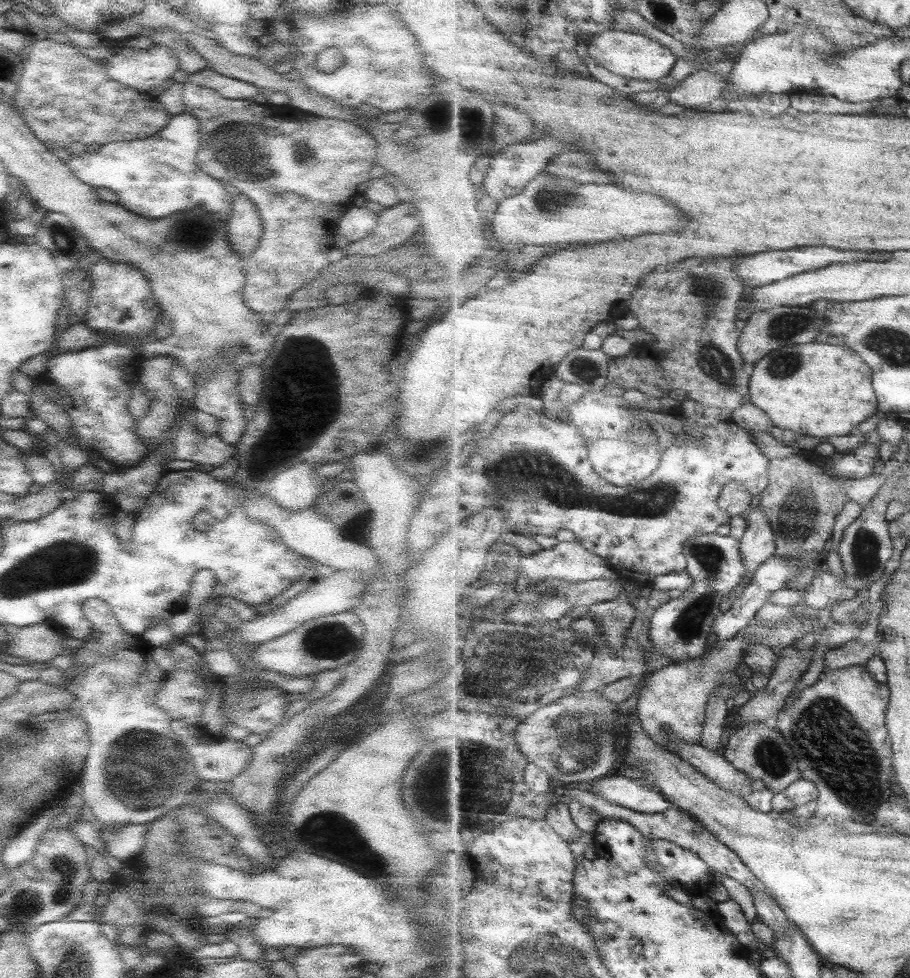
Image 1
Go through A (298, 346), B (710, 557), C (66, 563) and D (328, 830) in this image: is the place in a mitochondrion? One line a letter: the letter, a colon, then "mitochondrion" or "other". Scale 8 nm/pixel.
A: mitochondrion
B: mitochondrion
C: mitochondrion
D: mitochondrion

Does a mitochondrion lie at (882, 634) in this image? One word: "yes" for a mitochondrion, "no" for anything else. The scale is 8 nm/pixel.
no

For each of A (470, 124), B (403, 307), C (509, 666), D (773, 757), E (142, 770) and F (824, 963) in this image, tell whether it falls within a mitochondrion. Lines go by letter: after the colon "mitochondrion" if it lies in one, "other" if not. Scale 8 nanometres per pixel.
A: mitochondrion
B: other
C: mitochondrion
D: mitochondrion
E: mitochondrion
F: other

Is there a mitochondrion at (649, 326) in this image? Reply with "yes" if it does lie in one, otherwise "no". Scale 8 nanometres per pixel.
no

